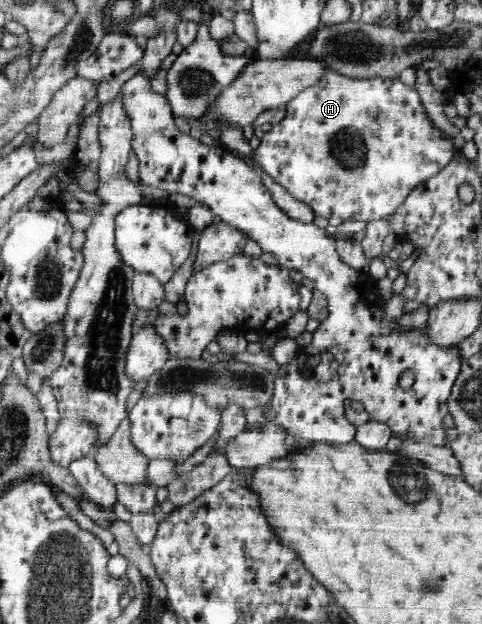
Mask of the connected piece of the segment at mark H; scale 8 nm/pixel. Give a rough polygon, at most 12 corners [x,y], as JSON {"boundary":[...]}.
{"boundary":[[328,71],[252,168],[386,219],[457,150],[398,77]]}

